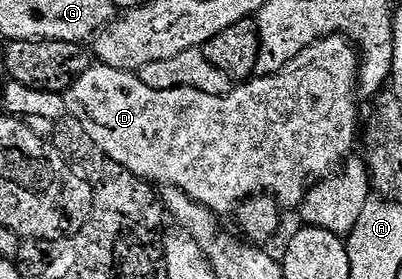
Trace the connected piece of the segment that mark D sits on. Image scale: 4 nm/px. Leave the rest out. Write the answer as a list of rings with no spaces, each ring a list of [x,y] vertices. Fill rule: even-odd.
[[[332,34],[330,38],[320,38],[315,44],[311,44],[299,56],[295,56],[279,72],[264,76],[254,76],[244,84],[234,85],[234,88],[226,96],[211,96],[206,92],[192,90],[189,87],[171,88],[169,91],[155,91],[143,84],[136,73],[119,68],[111,68],[102,64],[90,65],[89,69],[82,72],[79,77],[70,84],[64,92],[65,104],[68,113],[87,128],[87,136],[99,144],[99,148],[115,164],[125,166],[135,176],[144,178],[150,184],[164,184],[174,186],[181,190],[189,198],[203,204],[208,210],[218,216],[236,211],[237,207],[250,196],[272,195],[281,208],[293,206],[300,207],[302,200],[309,195],[309,187],[316,186],[323,178],[328,178],[344,163],[345,159],[354,153],[353,141],[359,138],[359,122],[357,126],[357,98],[359,99],[359,87],[357,84],[357,71],[359,69],[359,55],[356,46],[348,38]]]

